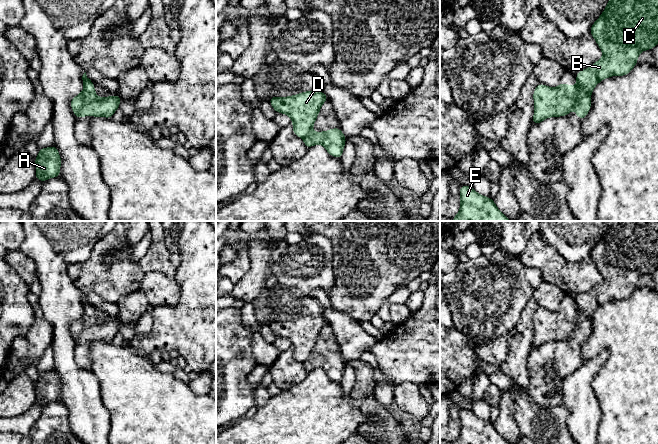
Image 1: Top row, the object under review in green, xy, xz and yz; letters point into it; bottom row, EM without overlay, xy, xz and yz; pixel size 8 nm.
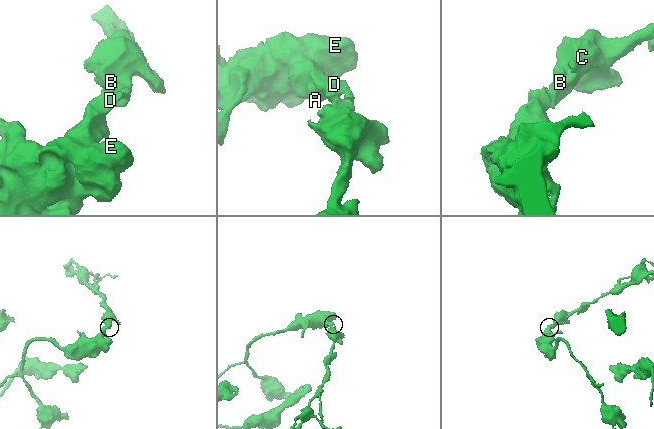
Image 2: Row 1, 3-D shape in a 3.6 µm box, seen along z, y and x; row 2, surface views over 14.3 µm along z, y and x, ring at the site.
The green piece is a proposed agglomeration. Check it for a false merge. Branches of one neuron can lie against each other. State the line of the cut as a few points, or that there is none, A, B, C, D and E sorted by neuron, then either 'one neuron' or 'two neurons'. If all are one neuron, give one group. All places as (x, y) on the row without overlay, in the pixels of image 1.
cut xy (83, 313), (84, 326), (77, 341); groups A D E / B C; two neurons

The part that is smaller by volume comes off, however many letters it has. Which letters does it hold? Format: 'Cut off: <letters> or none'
Cut off: B, C

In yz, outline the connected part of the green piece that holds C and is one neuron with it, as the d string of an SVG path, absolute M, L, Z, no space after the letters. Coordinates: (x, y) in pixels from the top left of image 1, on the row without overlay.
M610 221L589 256L600 271L603 281L576 299L578 323L575 338L581 344L591 333L591 317L600 305L610 300L629 298L637 288L639 278L658 268L658 221Z

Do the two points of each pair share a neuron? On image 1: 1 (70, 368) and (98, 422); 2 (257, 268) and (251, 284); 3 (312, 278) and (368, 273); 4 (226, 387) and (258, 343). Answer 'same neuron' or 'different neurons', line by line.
1: same neuron
2: same neuron
3: different neurons
4: different neurons

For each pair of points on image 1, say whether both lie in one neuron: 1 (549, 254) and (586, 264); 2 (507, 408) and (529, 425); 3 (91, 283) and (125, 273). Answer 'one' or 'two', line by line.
1: one
2: two
3: one

